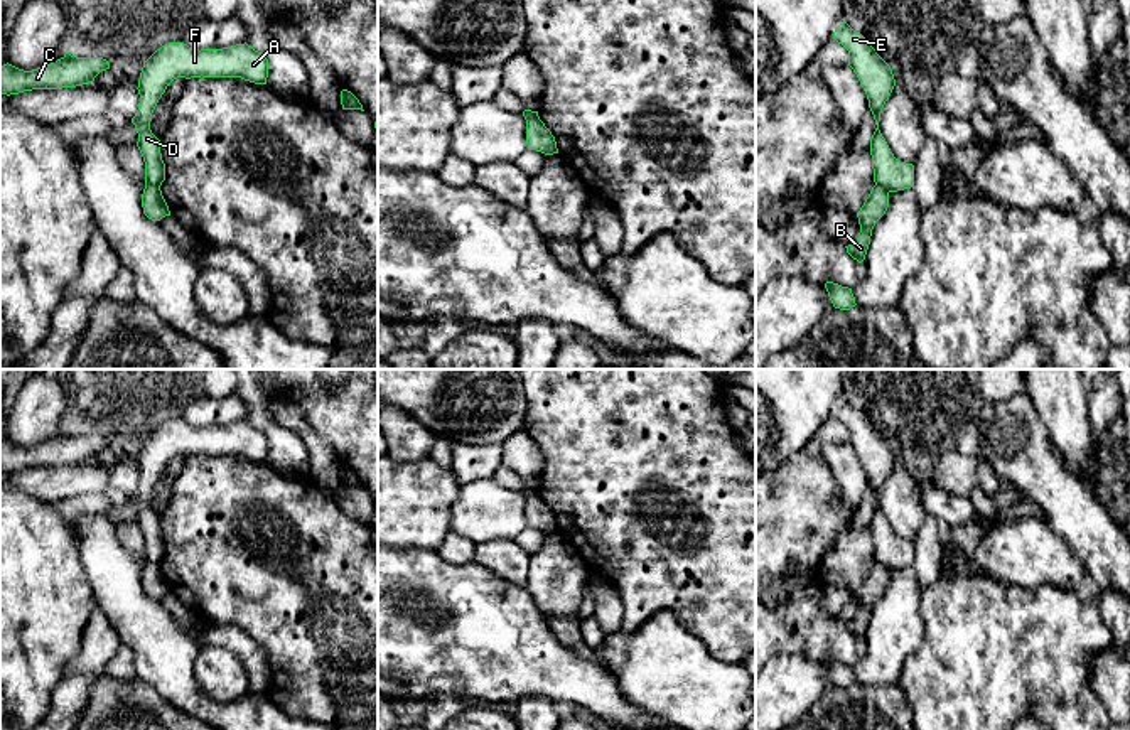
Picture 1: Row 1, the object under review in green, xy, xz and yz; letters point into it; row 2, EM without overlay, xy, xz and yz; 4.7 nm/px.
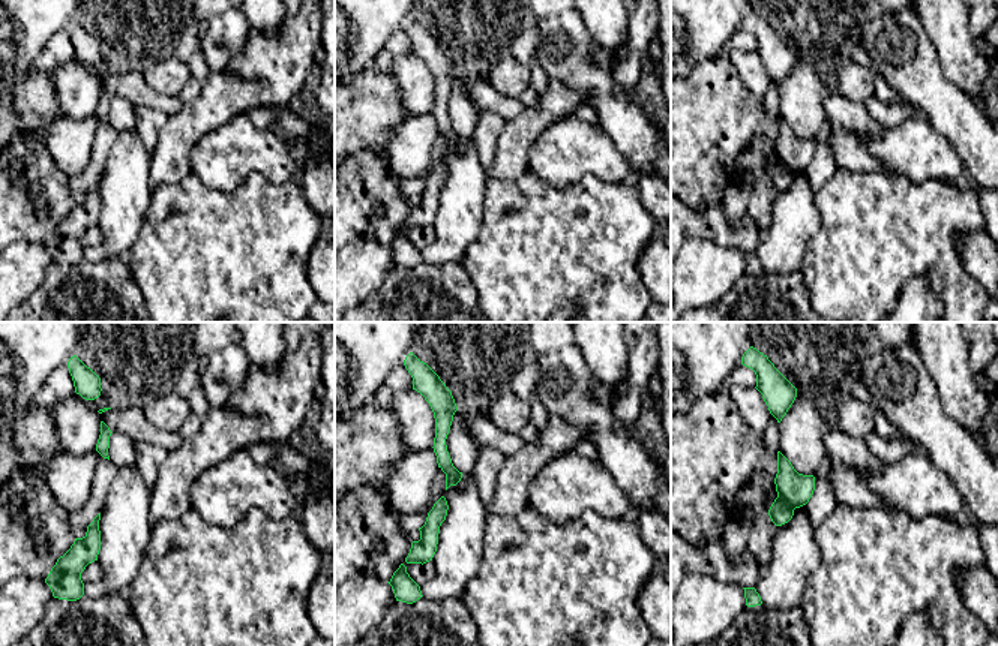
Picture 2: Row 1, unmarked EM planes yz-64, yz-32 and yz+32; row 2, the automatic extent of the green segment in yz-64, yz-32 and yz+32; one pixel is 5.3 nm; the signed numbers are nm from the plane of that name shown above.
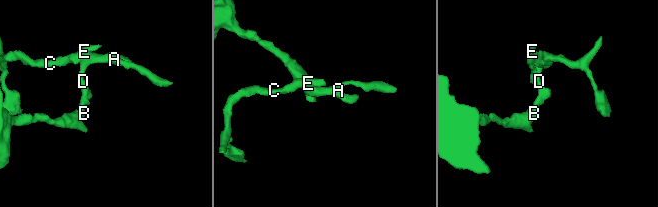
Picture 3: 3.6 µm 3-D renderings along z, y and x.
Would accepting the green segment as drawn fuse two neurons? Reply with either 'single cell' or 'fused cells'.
fused cells

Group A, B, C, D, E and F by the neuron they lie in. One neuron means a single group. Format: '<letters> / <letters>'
A C D E F / B

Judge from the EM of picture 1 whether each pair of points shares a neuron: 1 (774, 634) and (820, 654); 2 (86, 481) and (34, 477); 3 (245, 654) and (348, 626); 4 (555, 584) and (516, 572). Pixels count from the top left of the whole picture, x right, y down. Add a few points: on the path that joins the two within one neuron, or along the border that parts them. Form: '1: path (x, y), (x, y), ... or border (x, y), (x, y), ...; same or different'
1: path (786, 634), (800, 634), (808, 643); same
2: path (73, 481), (48, 481); same
3: border (230, 624), (263, 653), (269, 688); different
4: border (530, 557), (525, 585); different

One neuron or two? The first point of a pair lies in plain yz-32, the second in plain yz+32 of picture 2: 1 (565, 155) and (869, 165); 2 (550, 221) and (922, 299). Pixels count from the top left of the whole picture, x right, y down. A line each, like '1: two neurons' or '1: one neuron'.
1: two neurons
2: two neurons

